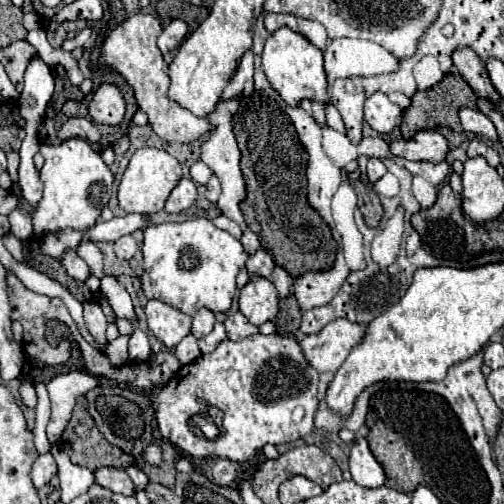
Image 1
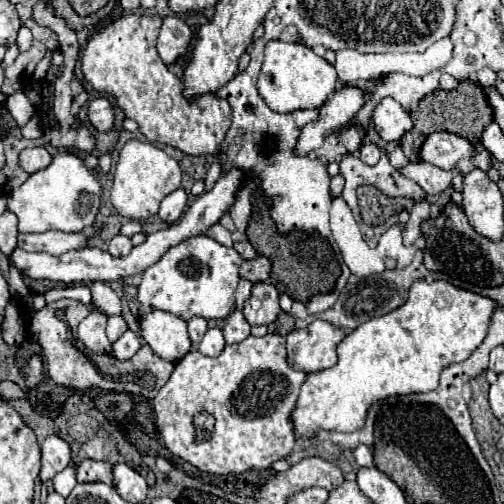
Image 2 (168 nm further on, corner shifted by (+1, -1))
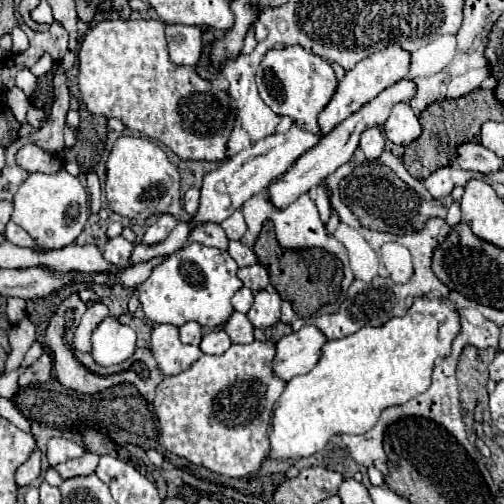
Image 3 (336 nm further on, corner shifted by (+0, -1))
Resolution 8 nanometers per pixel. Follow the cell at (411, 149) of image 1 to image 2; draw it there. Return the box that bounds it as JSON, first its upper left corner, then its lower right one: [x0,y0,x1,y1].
[420,132,472,170]

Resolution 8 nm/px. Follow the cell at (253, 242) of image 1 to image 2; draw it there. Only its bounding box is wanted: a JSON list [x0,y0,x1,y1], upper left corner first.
[234,240,258,260]

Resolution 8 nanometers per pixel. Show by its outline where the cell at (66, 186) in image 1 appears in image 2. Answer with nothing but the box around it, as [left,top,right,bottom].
[8,152,102,234]

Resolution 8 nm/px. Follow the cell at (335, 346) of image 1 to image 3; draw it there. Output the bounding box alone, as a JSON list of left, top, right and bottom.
[273,326,327,380]

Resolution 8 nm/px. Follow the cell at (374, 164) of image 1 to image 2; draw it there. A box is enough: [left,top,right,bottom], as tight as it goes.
[358,142,382,166]

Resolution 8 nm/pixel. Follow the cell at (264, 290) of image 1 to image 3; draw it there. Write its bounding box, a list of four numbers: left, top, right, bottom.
[247,288,281,328]

